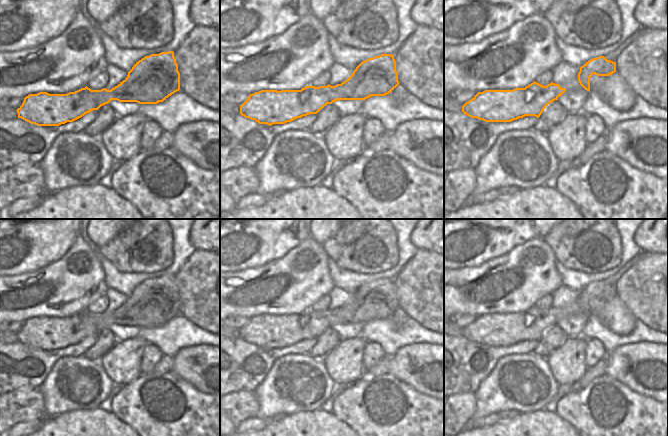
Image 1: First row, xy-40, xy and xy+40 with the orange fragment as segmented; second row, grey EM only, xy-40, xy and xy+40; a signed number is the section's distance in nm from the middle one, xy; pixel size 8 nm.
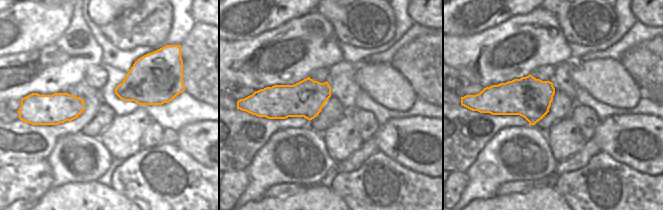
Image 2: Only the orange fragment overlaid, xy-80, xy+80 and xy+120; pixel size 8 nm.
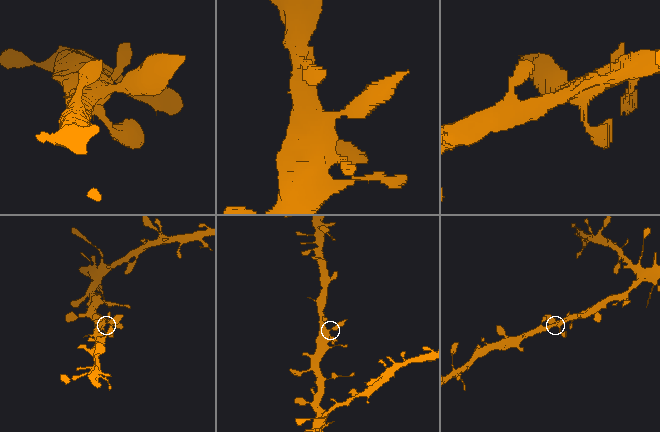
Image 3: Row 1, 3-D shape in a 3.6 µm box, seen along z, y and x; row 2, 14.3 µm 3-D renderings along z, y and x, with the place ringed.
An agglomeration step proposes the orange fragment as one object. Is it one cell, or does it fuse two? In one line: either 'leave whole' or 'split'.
leave whole

